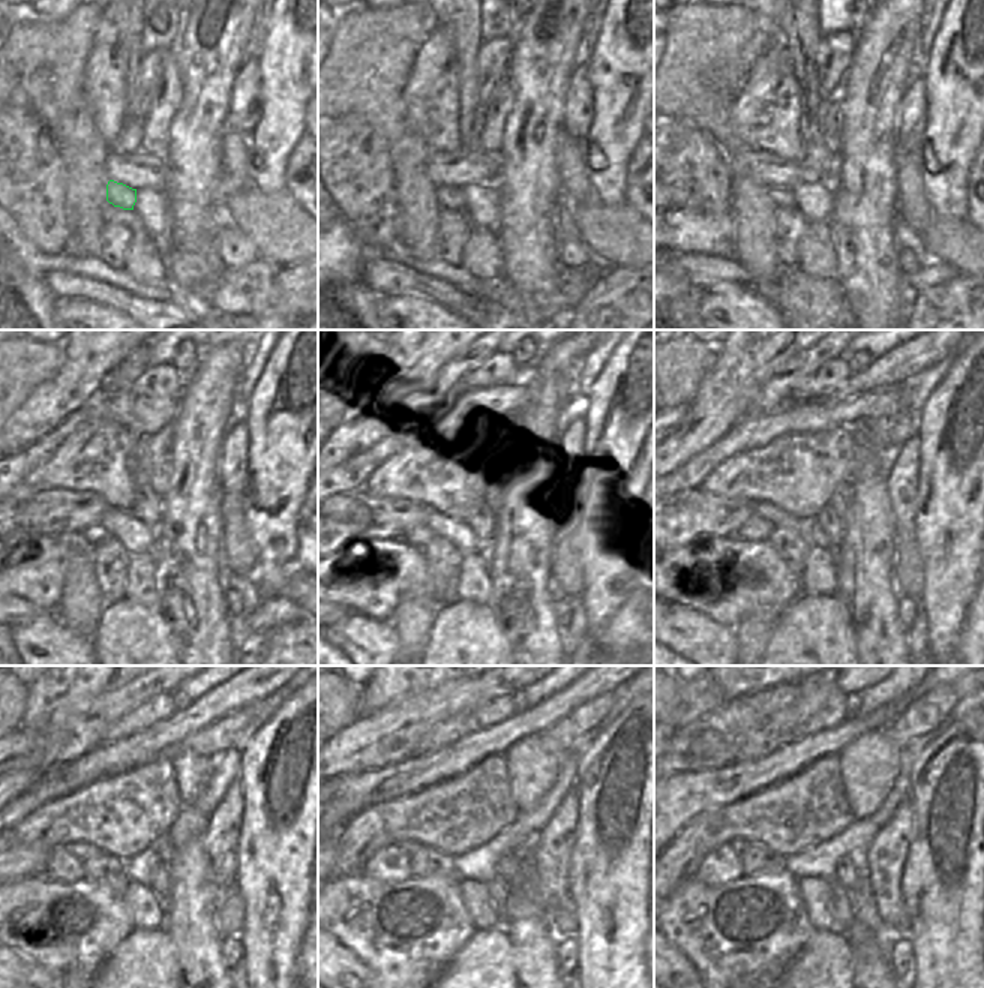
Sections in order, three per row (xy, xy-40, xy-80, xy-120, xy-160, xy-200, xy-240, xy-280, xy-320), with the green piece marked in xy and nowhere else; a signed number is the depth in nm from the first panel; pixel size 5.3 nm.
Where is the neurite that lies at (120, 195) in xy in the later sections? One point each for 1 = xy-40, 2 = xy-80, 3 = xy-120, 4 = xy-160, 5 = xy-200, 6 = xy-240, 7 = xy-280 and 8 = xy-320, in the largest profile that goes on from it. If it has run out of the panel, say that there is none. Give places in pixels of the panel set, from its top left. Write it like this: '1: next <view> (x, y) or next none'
1: next xy-40 (447, 197)
2: next xy-80 (780, 197)
3: next xy-120 (95, 532)
4: next xy-160 (420, 535)
5: next xy-200 (756, 529)
6: next xy-240 (62, 865)
7: next xy-280 (390, 864)
8: next xy-320 (722, 865)

